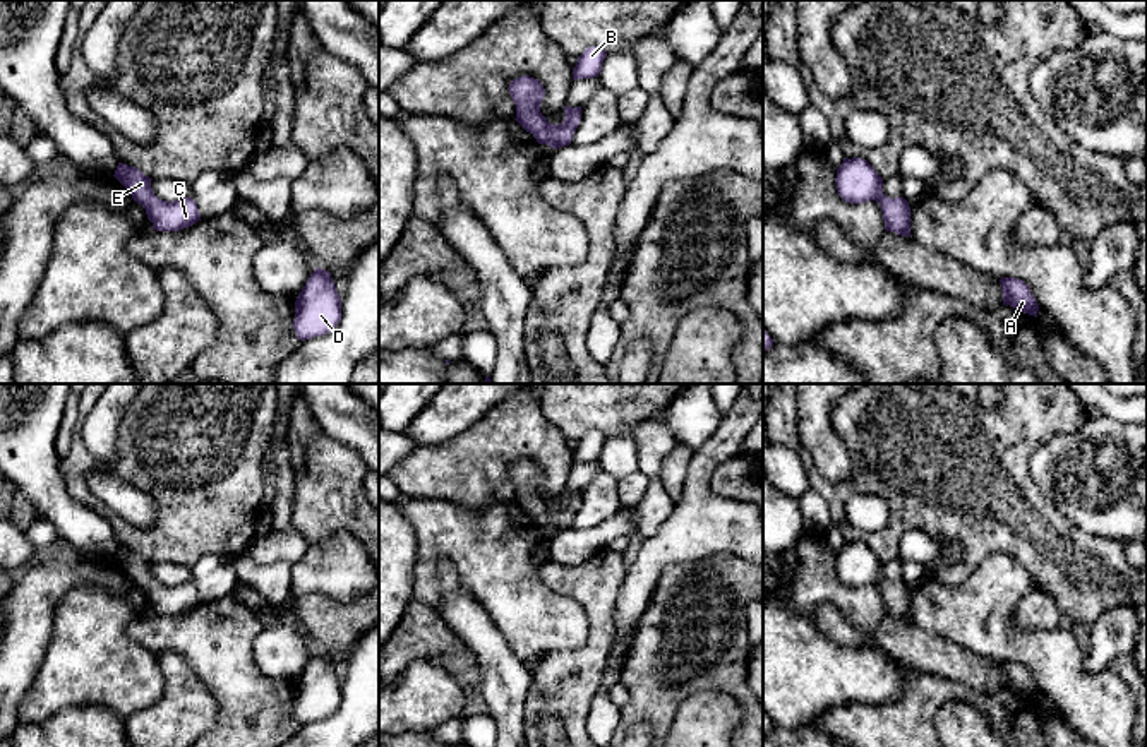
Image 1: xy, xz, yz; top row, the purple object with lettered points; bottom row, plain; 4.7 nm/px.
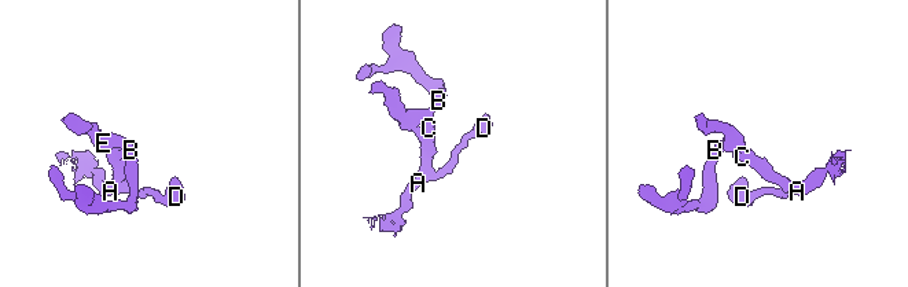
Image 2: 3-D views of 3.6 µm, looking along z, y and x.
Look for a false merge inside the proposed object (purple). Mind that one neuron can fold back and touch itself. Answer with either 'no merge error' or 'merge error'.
no merge error

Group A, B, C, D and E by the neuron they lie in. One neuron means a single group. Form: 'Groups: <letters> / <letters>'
Groups: A B C D E

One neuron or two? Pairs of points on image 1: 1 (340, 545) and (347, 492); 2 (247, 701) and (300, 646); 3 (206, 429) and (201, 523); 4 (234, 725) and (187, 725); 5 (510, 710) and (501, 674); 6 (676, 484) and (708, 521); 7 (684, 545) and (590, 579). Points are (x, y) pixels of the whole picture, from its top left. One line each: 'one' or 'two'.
1: two
2: two
3: one
4: two
5: one
6: two
7: two

